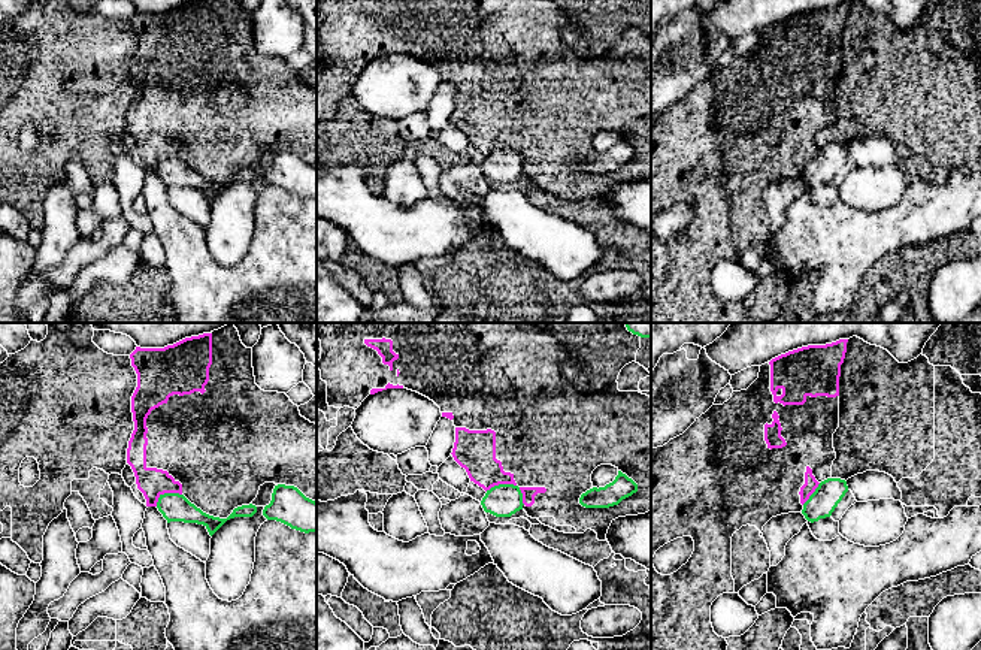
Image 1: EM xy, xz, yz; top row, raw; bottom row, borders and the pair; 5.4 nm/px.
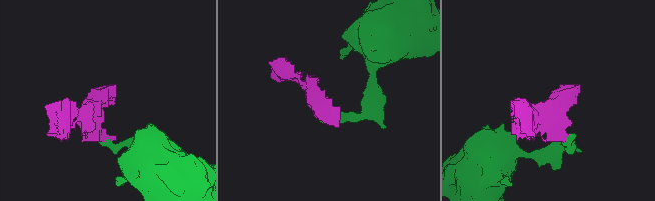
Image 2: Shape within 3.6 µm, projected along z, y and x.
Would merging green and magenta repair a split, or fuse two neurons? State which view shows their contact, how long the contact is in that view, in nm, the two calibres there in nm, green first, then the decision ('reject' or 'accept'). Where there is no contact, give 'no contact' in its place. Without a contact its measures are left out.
xy | 160 nm | 150/160 nm | reject

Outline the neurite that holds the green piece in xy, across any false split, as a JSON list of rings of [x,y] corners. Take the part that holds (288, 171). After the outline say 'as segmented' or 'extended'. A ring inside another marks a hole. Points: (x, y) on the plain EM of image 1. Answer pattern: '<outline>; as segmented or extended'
[[[275,151],[272,166],[264,172],[263,181],[305,199],[317,197],[317,167],[294,151]]]; as segmented

